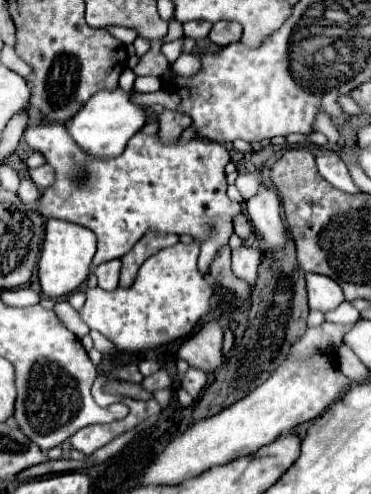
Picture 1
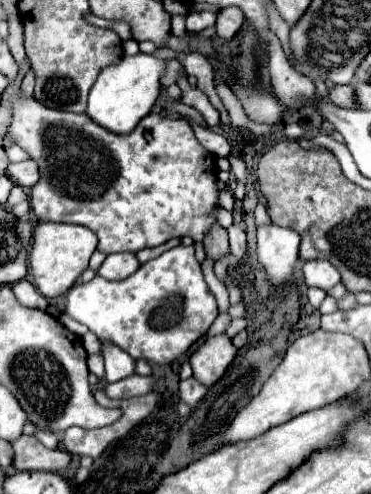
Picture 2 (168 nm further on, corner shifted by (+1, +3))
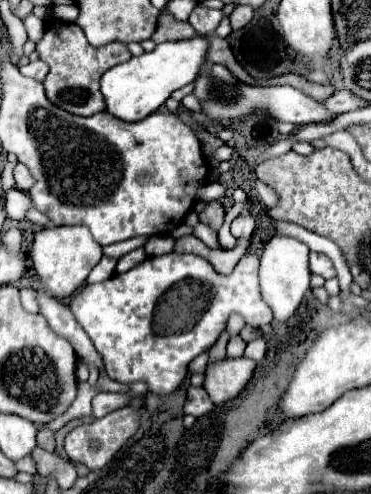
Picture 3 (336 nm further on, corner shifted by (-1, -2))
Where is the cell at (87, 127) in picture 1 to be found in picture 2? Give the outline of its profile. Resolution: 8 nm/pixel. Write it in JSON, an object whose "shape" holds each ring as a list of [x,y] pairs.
{"shape":[[[138,53],[134,57],[124,57],[118,65],[102,69],[94,87],[88,95],[86,115],[100,127],[116,133],[128,135],[146,117],[160,93],[160,77],[164,73],[164,61],[146,53]]]}

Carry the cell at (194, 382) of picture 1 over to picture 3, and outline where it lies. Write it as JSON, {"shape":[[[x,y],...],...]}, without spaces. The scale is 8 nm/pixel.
{"shape":[[[190,386],[188,398],[186,398],[186,404],[184,404],[184,414],[192,414],[194,418],[200,418],[200,416],[210,414],[212,410],[214,410],[214,404],[212,404],[210,396],[206,394],[206,390]]]}

